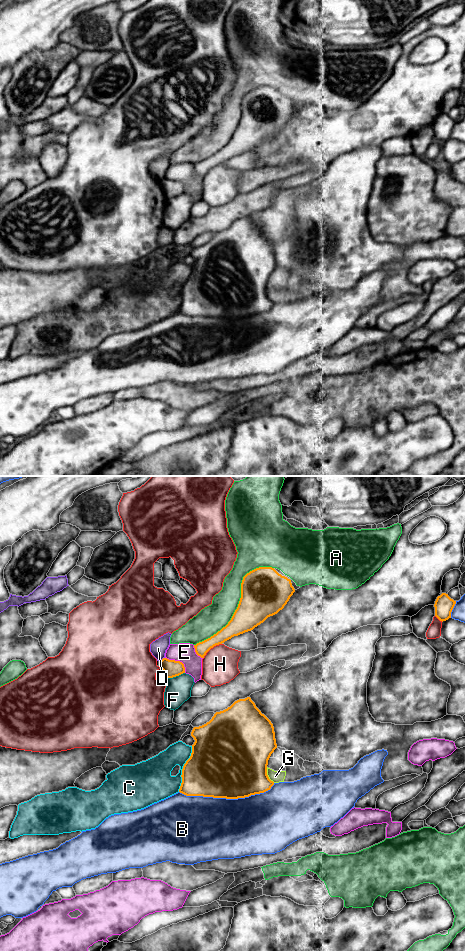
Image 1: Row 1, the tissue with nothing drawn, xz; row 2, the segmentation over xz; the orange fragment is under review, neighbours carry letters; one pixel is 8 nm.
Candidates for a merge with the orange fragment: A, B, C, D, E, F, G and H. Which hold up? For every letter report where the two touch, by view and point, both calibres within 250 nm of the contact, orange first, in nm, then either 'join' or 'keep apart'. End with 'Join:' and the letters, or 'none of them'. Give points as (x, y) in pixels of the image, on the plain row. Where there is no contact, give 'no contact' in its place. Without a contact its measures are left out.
A: xz (239, 122) | 380/220 nm | keep apart
B: xz (227, 318) | 500/500 nm | keep apart
C: xz (182, 289) | 440/300 nm | keep apart
D: xz (162, 179) | 140/130 nm | keep apart
E: xz (178, 181) | 140/160 nm | keep apart
F: xz (175, 196) | 140/200 nm | keep apart
G: xz (267, 295) | 480/90 nm | keep apart
H: xz (211, 167) | 140/280 nm | keep apart
Join: none of them

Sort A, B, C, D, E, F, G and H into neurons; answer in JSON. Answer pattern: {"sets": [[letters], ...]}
{"sets": [["A"], ["B"], ["C", "G"], ["D"], ["E"], ["F"], ["H"]]}

